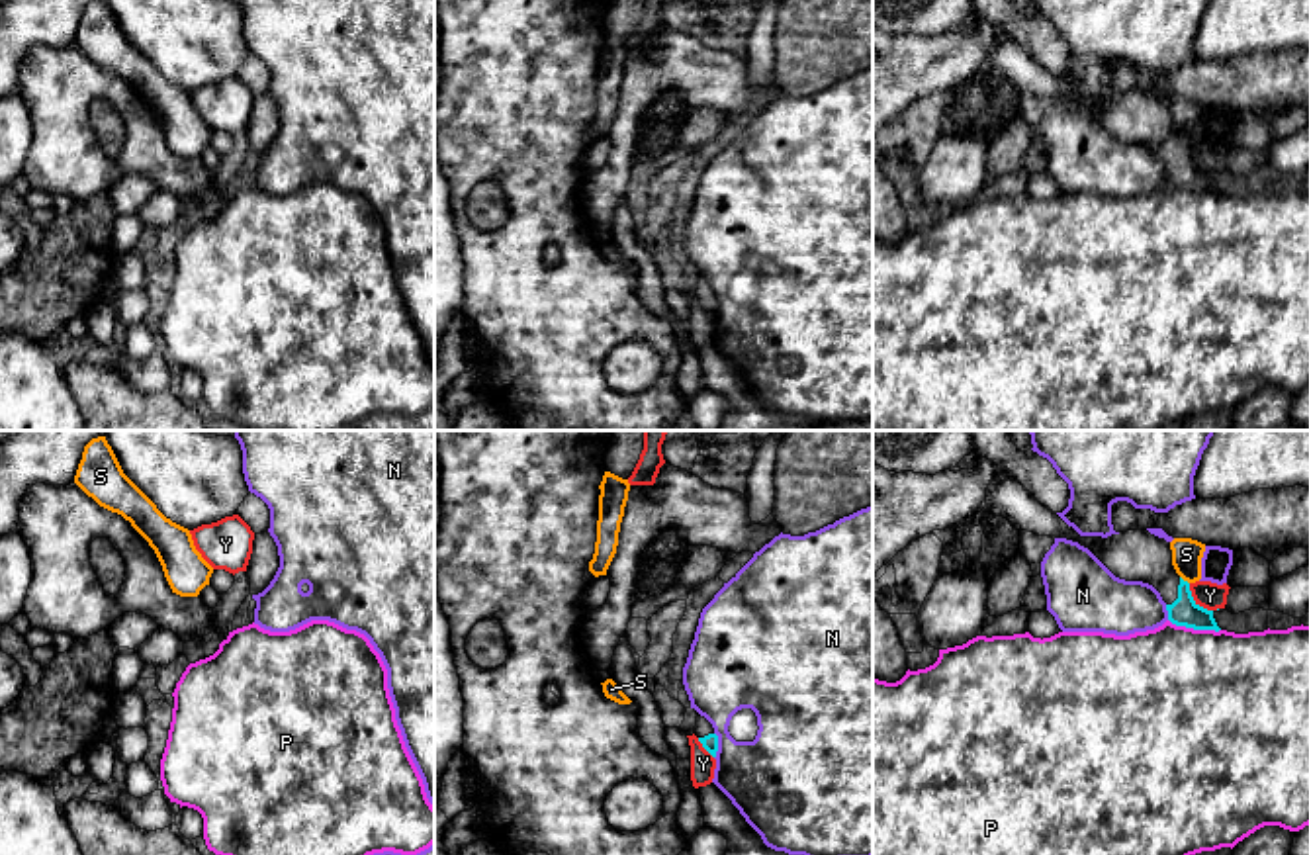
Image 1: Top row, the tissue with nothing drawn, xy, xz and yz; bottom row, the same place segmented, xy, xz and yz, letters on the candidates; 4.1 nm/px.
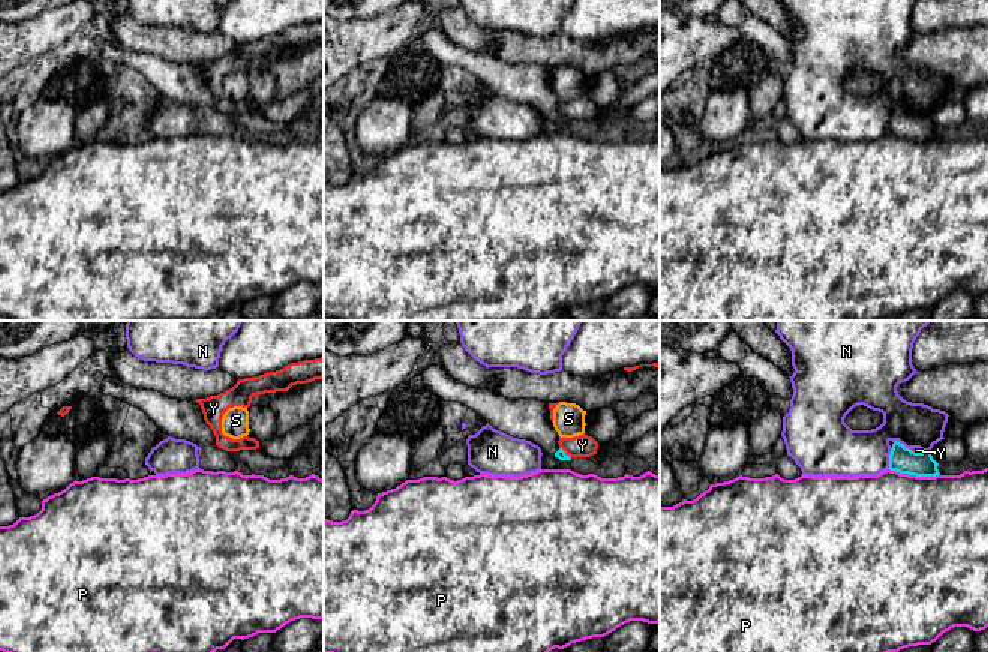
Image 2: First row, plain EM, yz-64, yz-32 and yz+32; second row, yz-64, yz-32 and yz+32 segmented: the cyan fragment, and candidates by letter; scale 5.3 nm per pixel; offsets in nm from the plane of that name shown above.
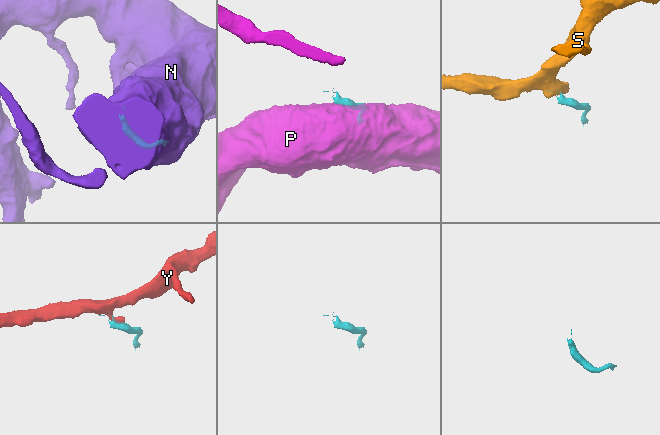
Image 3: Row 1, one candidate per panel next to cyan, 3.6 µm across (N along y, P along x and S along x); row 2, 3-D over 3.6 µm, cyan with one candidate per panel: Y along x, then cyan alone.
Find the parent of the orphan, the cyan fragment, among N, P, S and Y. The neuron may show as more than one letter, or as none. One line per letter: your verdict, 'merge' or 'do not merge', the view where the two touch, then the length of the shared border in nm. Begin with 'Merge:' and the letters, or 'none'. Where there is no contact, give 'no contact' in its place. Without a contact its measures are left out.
Merge: none
N: do not merge | xz | 110 nm
P: do not merge | yz | 220 nm
S: do not merge | yz | 50 nm
Y: do not merge | yz | 160 nm

